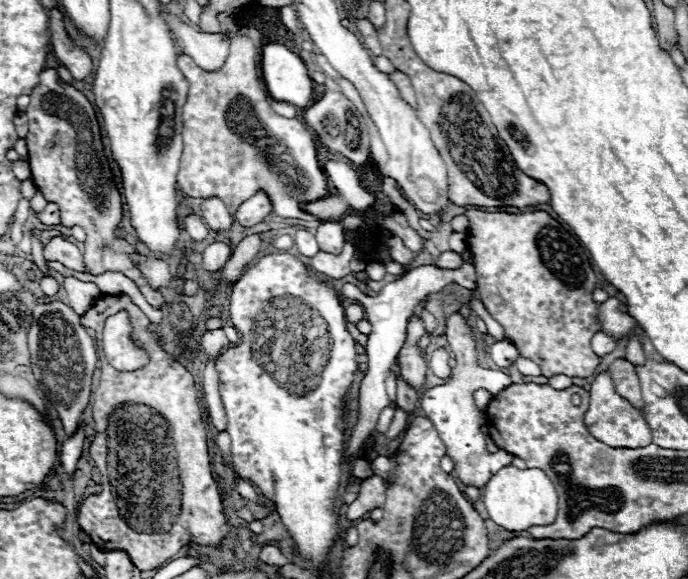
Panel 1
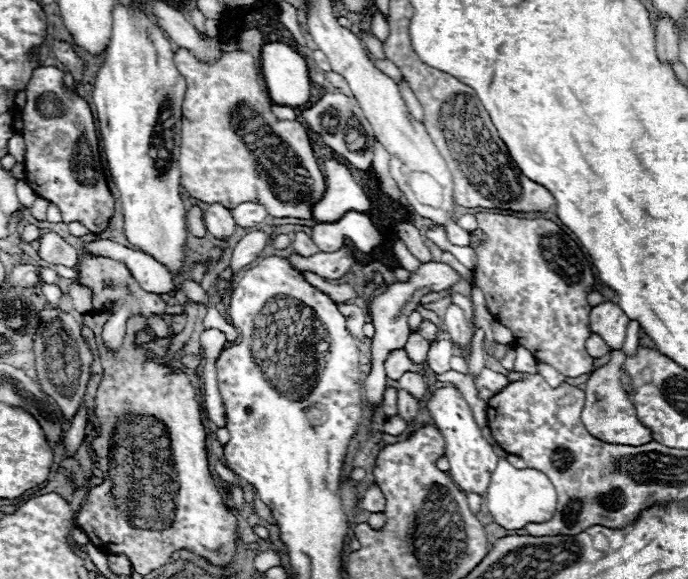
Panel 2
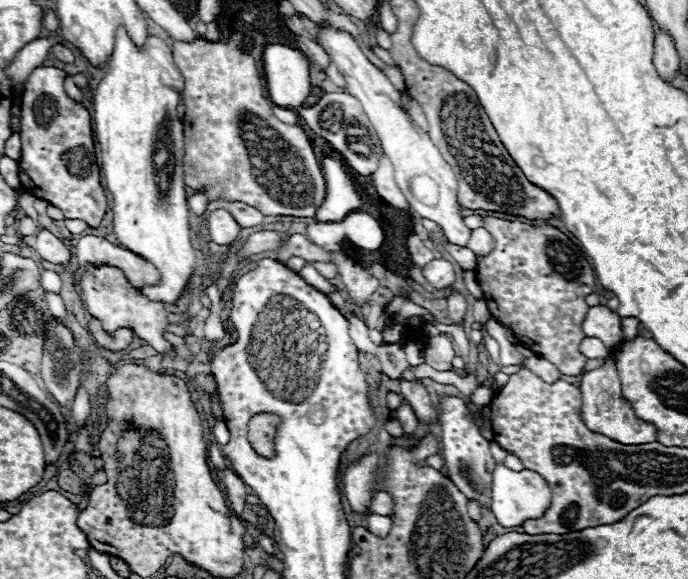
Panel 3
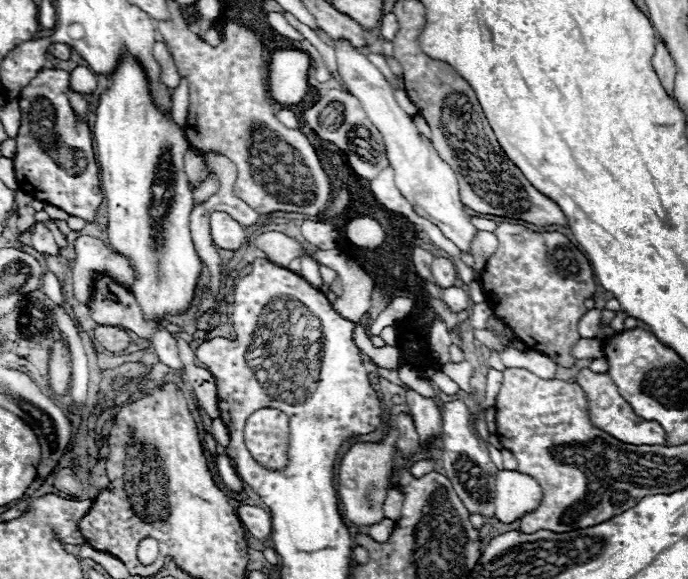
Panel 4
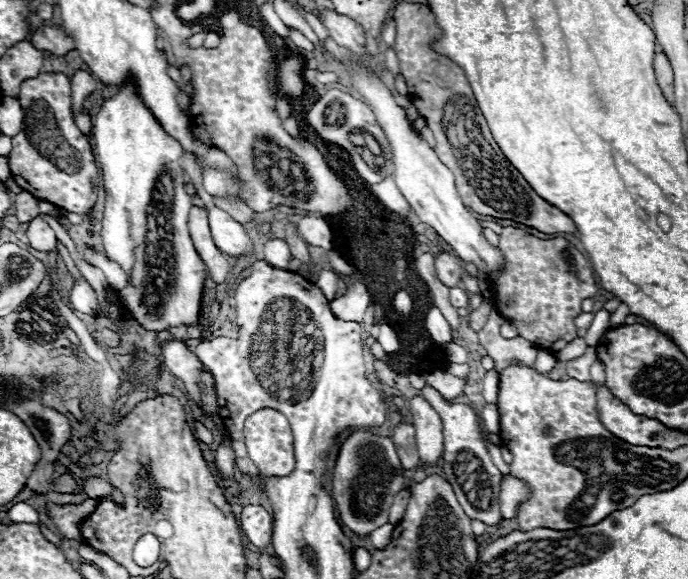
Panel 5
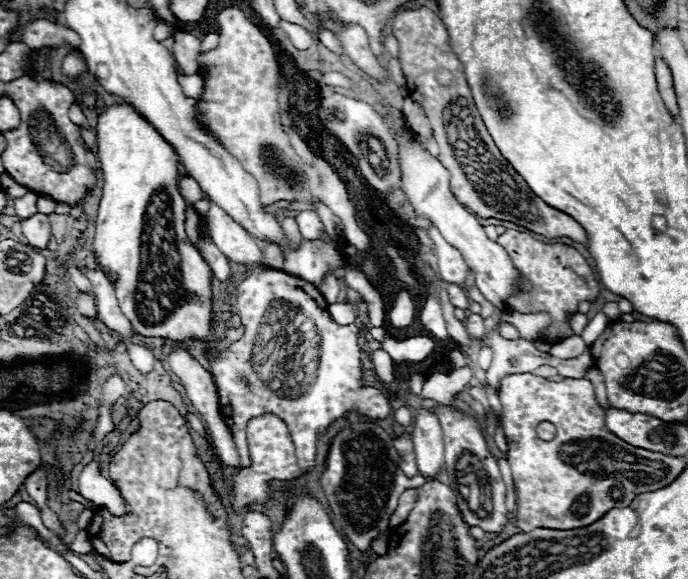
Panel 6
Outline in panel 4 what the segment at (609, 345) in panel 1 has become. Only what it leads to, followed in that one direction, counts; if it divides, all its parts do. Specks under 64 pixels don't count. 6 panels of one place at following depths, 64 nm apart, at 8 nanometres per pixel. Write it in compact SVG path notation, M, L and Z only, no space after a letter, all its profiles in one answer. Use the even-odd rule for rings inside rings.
M580 338L572 348L574 358L602 358L602 342L600 340L586 340Z

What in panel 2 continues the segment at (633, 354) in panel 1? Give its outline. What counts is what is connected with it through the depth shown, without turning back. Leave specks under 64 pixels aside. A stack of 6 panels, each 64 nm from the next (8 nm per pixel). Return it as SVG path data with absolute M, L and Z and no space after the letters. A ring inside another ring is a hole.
M630 320L626 326L626 340L624 340L624 348L622 348L626 354L632 354L636 350L636 346L640 342L638 332L640 332L640 324L636 320Z

